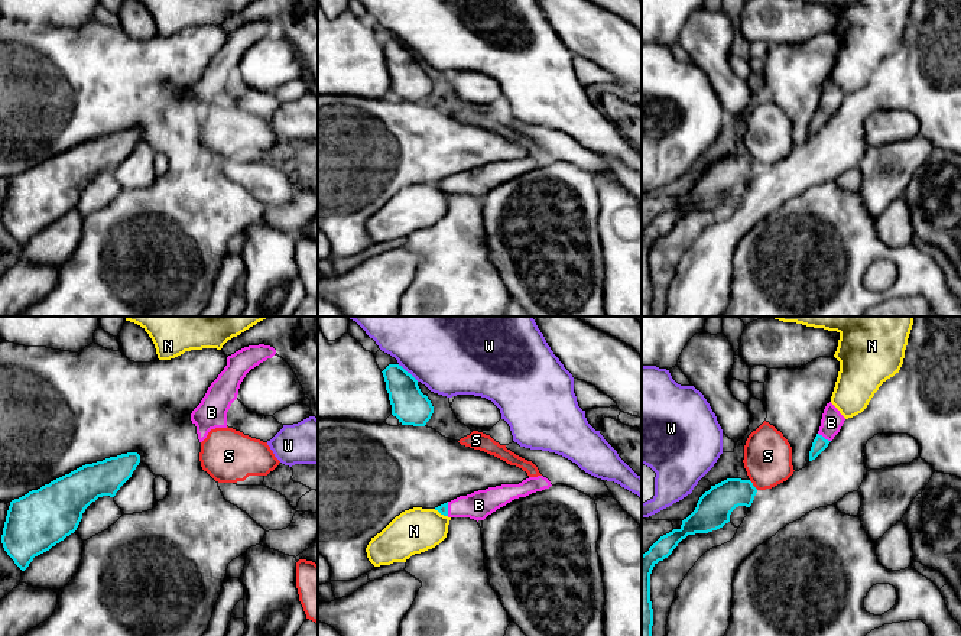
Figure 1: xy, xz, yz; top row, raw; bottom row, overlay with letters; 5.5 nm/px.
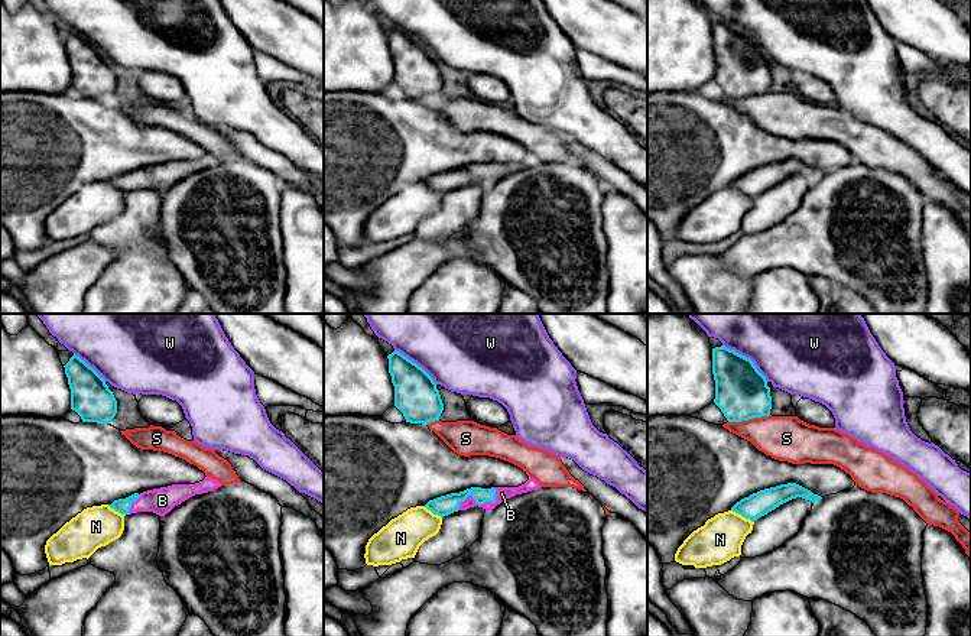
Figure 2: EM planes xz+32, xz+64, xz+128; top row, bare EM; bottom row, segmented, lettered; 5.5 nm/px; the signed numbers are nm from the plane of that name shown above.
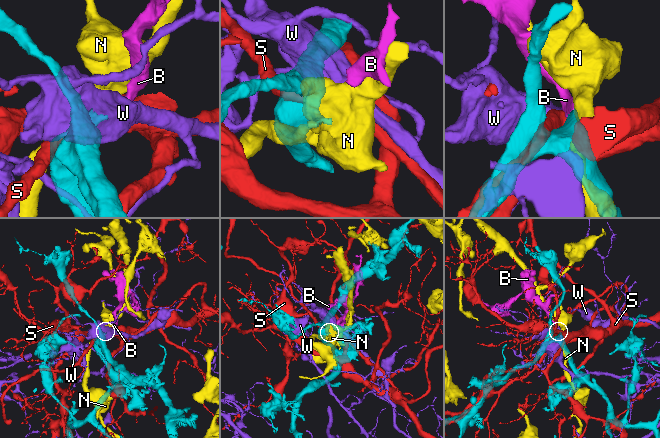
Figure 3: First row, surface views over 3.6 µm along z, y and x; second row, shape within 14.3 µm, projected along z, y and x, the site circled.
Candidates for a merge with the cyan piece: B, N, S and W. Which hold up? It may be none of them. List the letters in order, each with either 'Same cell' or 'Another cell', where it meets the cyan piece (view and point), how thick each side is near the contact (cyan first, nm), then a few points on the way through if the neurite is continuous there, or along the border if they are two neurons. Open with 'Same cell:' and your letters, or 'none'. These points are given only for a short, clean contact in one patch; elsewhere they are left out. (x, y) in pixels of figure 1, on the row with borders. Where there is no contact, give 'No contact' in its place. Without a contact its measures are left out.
Same cell: B
B: Same cell. Touches cyan at yz (822, 437). Thickness 80 nm (cyan) against 120 nm. Path across: yz (820, 443), (822, 437), (831, 422)
N: Another cell. Touches cyan at xz (441, 513). Thickness 60 nm (cyan) against 240 nm
S: Another cell. Touches cyan at yz (752, 484). Thickness 190 nm (cyan) against 280 nm
W: Another cell. Touches cyan at xz (406, 372). Thickness 200 nm (cyan) against 500 nm

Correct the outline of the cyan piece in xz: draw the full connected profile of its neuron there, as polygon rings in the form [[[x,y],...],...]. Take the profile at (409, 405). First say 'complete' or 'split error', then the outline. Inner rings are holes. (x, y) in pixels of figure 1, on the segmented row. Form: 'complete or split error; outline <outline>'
complete; outline [[[389,364],[383,371],[392,415],[402,425],[425,426],[434,406],[418,386],[418,380],[399,364]]]

